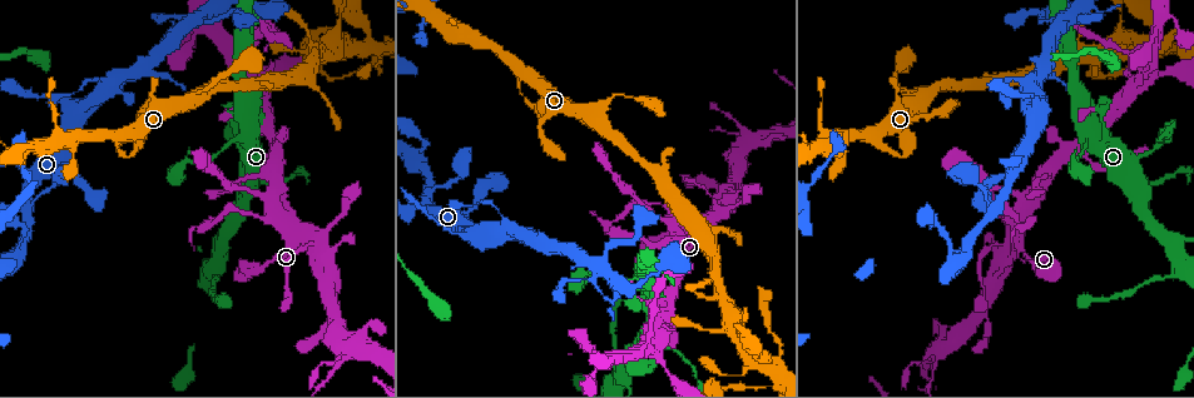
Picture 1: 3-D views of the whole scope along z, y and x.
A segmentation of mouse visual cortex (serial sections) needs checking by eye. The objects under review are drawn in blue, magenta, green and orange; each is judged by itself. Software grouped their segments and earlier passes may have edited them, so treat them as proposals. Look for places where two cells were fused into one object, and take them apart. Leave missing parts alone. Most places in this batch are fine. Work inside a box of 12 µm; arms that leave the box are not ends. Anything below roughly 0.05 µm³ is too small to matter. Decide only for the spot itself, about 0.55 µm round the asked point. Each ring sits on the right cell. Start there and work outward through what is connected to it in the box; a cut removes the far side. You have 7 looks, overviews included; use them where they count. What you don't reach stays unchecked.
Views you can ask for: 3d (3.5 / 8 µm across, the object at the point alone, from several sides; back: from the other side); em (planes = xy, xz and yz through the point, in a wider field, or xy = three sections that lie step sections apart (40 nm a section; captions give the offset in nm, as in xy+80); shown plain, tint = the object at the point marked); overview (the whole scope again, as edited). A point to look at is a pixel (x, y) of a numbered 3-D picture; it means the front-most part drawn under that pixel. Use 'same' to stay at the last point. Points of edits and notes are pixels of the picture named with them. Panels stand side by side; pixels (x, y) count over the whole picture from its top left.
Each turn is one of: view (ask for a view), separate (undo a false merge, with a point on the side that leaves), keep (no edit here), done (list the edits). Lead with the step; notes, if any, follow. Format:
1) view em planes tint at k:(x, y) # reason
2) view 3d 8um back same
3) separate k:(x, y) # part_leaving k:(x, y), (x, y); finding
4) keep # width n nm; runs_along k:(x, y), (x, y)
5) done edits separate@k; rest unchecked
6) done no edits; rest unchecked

view 3d 3.5um back at 1:(326, 47) # sharp bend

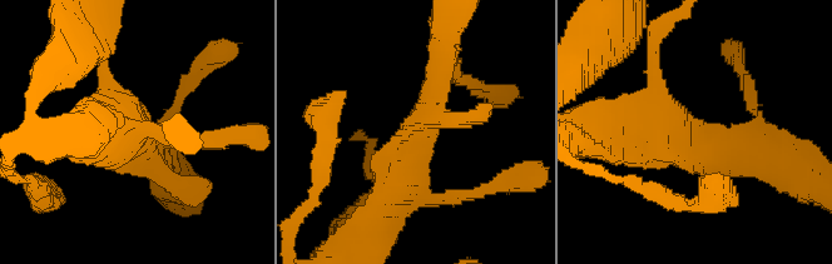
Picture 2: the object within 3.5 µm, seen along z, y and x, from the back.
view em xy step 2 tint at 2:(411, 152) # arms 4; arm_widths 150, 150, 350, 500 nm

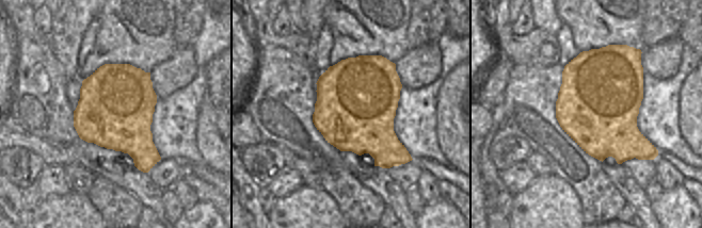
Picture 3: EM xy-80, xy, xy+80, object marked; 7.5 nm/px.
keep # runs_along 2:(427, 110), (420, 143), (366, 248); all the same cell

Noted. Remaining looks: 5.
view 3d 3.5um at 1:(105, 80) # thin arm on a thick one

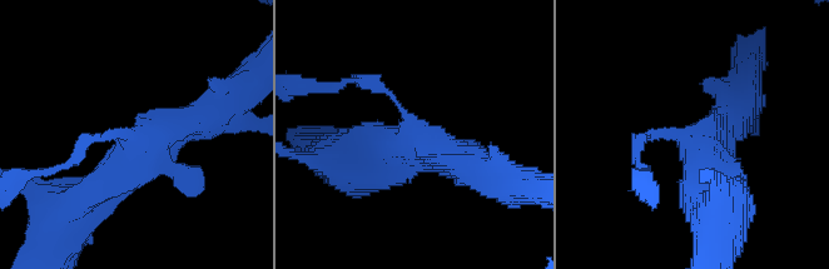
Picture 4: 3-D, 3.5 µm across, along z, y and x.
view em xy step 3 tint at 4:(134, 141)

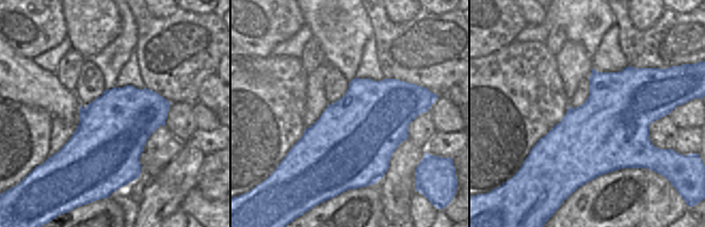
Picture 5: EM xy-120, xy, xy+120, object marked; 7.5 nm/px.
keep # runs_along 4:(73, 213), (150, 139), (200, 120); one cell here

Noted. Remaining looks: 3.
view 3d 3.5um at 1:(1024, 213) # four arms meet

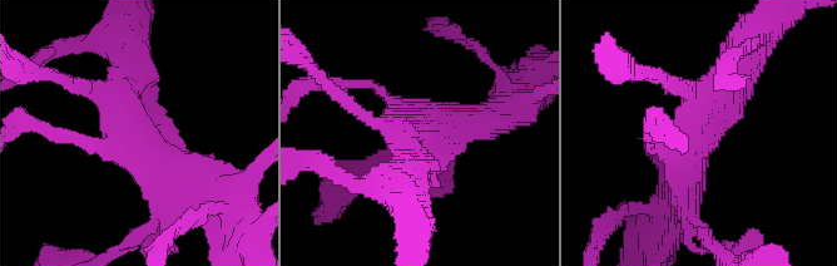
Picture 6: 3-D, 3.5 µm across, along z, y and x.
keep # all the same cell

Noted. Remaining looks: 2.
done no edits; rest unchecked

